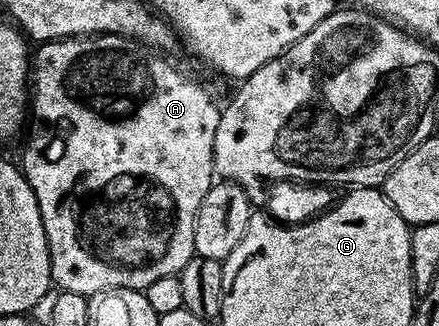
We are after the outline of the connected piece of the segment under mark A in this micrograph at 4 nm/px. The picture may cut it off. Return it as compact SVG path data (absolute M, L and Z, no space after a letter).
M75 36L69 40L47 40L37 45L36 51L32 56L32 91L28 96L28 112L33 119L29 121L28 132L30 128L30 137L26 140L26 145L22 148L22 160L20 167L22 175L26 177L28 186L32 186L32 194L36 194L36 202L40 206L40 218L44 222L44 234L48 242L50 251L50 278L51 281L63 292L75 292L90 297L97 292L104 290L116 290L117 288L137 288L144 290L156 282L156 278L168 278L177 276L182 267L196 254L194 251L194 231L196 230L196 218L204 198L208 194L211 184L215 183L216 173L214 170L214 143L216 142L216 128L220 126L220 104L210 97L210 92L198 80L193 80L186 72L181 72L170 60L165 60L161 51L153 48L147 48L146 45L138 43L136 40L130 40L127 36Z

